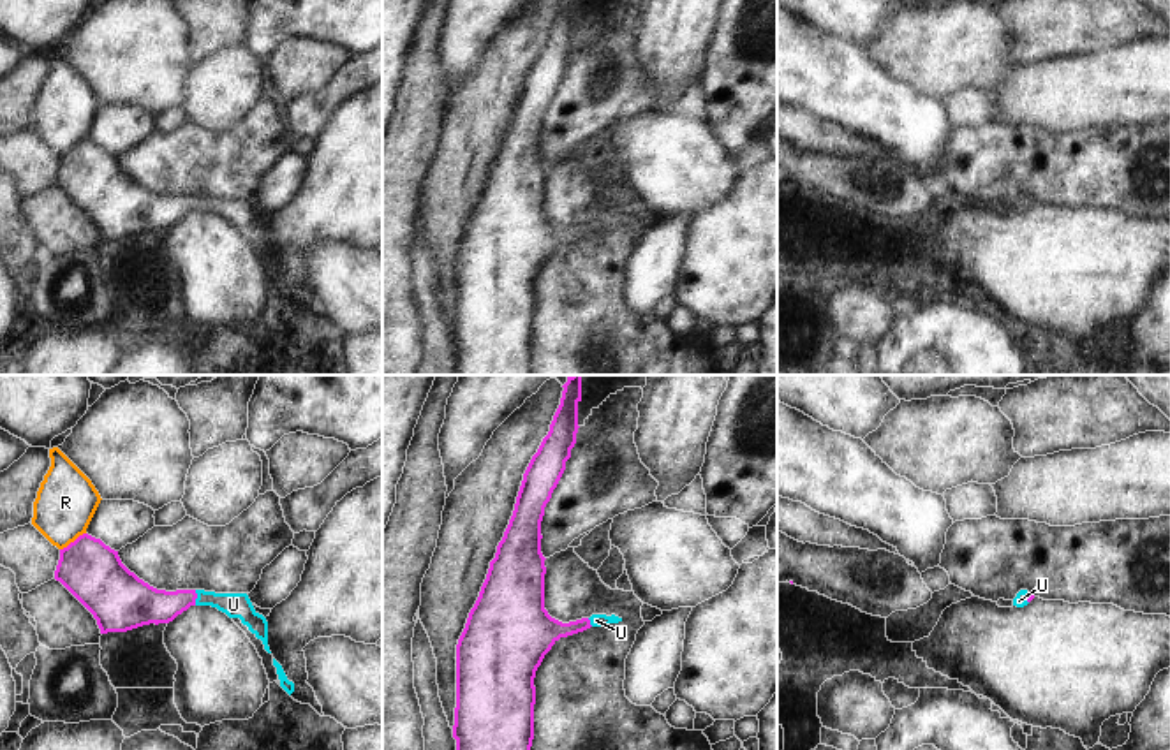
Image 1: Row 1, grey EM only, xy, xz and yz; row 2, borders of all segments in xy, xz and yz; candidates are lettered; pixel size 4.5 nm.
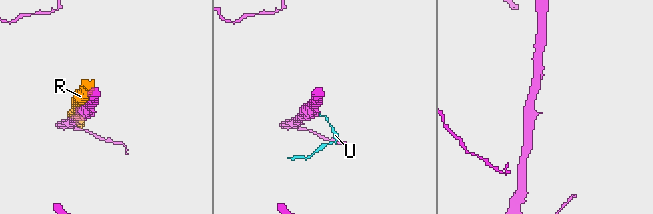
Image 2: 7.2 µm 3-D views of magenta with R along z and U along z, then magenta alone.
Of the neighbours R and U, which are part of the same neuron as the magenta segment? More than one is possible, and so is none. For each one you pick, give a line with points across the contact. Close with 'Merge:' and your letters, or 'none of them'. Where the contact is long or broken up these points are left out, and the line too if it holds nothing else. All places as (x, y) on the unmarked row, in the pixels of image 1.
U: Path across: xy (143, 210), (171, 210), (196, 203), (233, 210)
Merge: U

